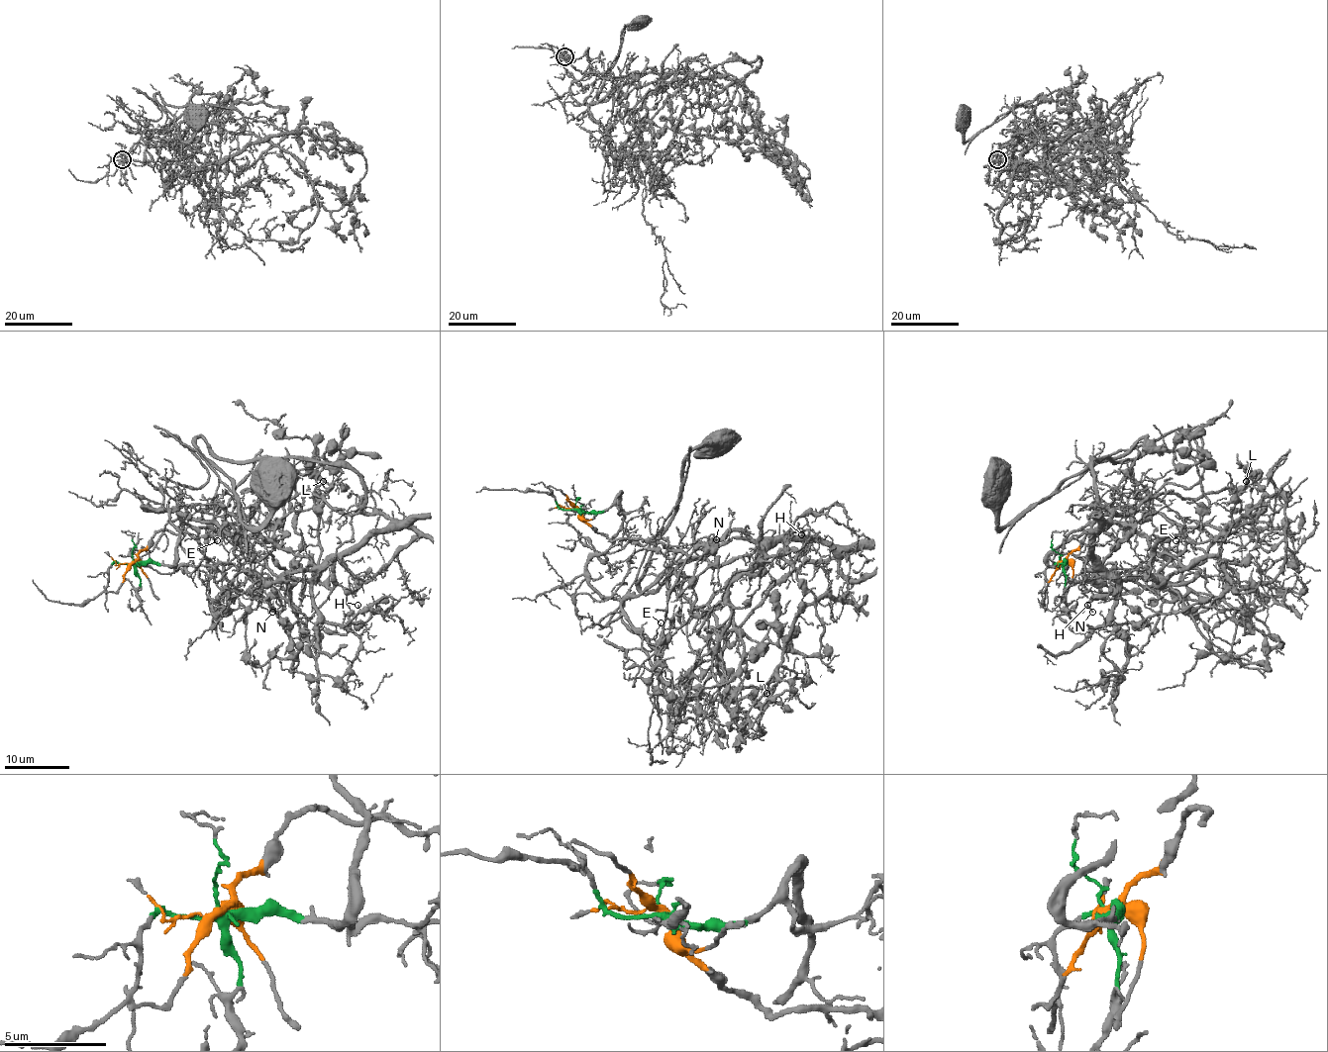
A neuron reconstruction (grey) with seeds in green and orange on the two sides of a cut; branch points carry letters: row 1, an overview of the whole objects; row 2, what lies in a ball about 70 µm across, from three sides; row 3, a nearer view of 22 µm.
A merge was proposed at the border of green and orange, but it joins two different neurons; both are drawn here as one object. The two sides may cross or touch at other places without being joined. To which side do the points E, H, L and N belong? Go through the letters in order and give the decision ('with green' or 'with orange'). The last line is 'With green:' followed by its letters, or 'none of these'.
E: with green
H: with orange
L: with orange
N: with green
With green: E, N

